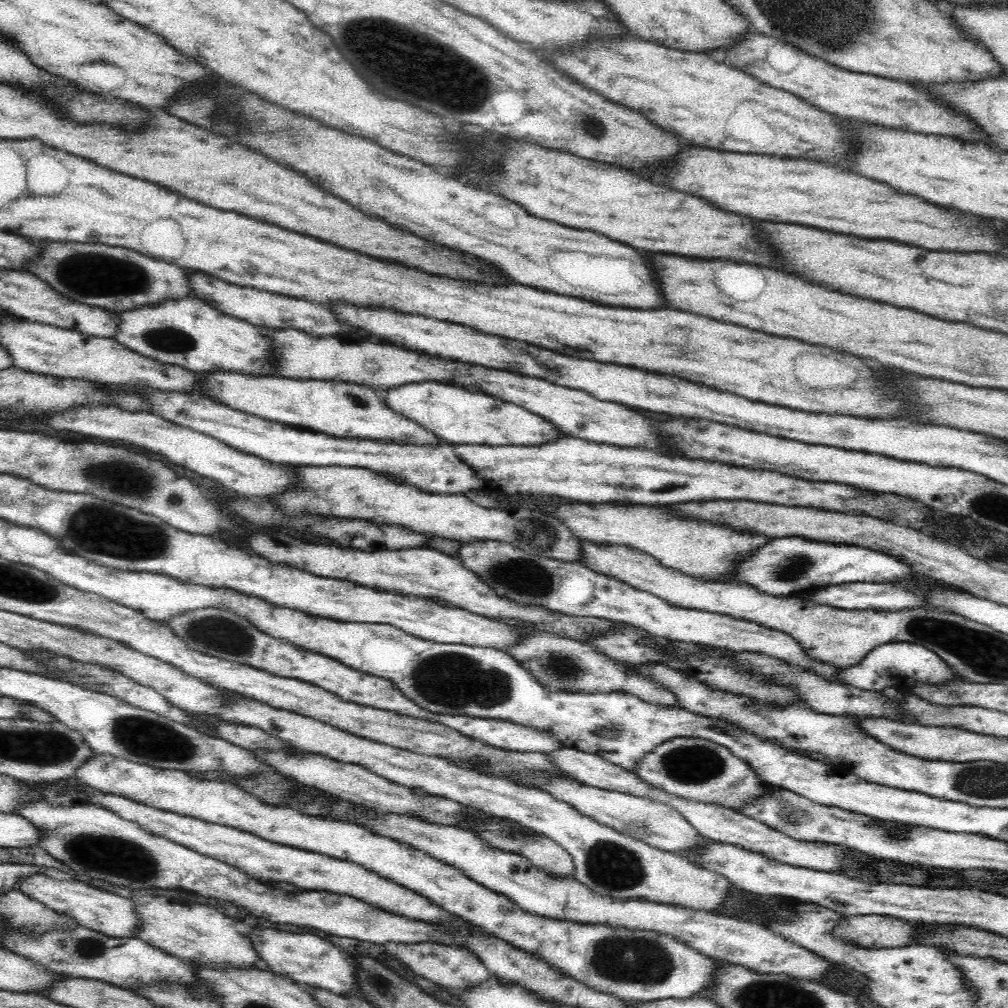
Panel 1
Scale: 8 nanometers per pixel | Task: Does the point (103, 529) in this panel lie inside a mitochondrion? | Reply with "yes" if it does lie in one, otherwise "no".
yes

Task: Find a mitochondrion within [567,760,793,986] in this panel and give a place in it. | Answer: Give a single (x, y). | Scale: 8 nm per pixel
(618, 958)

